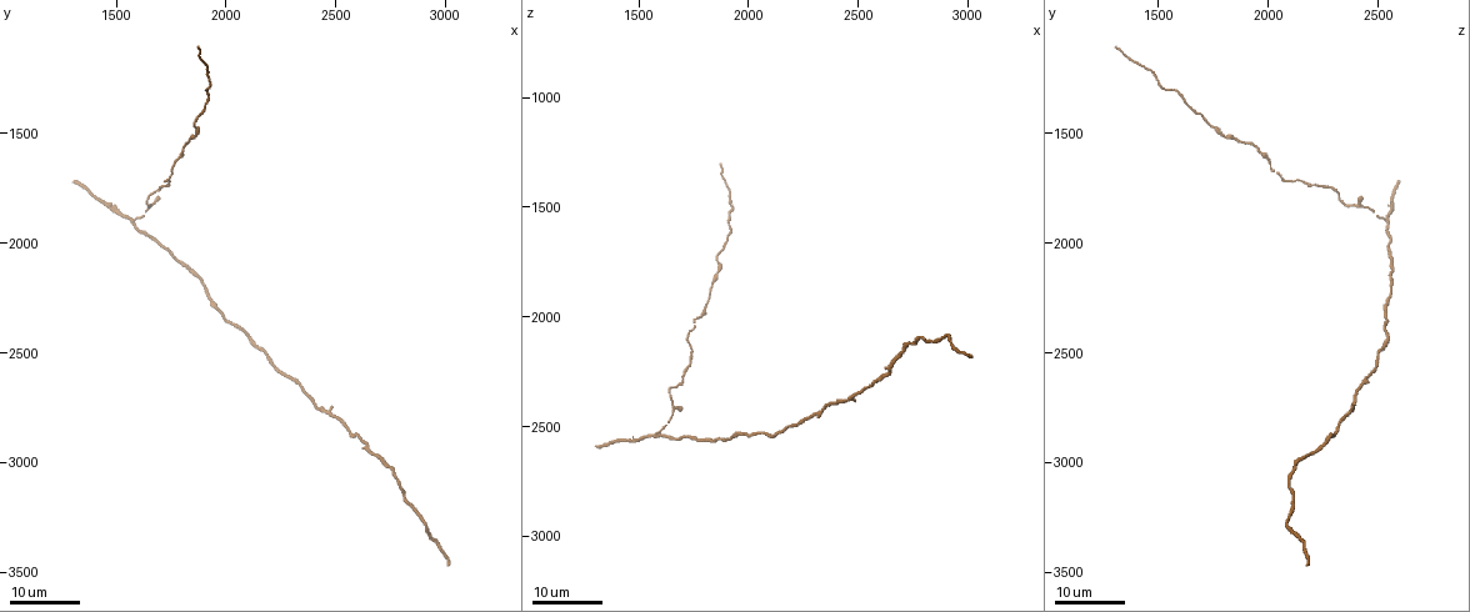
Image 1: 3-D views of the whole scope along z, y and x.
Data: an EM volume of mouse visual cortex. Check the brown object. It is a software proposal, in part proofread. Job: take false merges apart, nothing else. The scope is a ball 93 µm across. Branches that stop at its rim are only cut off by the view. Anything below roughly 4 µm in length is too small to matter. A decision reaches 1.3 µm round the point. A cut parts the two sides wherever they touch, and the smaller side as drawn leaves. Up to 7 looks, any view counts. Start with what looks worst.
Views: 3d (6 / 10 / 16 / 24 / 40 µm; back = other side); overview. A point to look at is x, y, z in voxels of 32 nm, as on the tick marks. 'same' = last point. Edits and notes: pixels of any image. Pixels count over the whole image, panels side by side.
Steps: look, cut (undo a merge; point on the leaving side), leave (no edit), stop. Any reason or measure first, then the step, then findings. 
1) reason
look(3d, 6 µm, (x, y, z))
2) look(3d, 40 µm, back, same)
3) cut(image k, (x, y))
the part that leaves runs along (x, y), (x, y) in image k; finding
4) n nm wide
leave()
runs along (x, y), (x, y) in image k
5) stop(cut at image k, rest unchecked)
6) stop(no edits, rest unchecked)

three-way junction
look(3d, 24 µm, (1580, 1890, 2530))

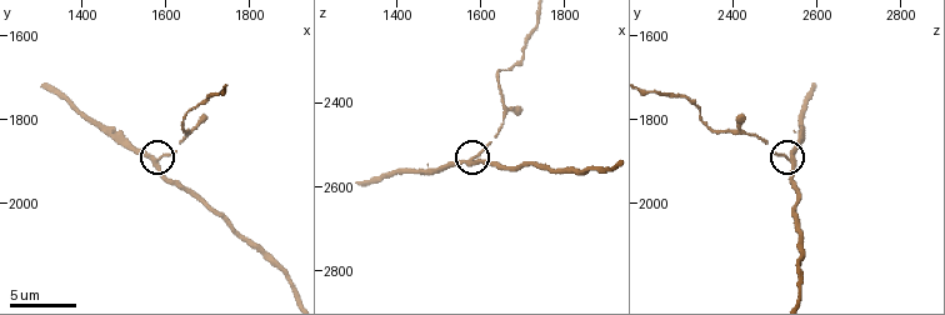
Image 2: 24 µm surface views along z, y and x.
closer look
look(3d, 10 µm, (1580, 1895, 2535))

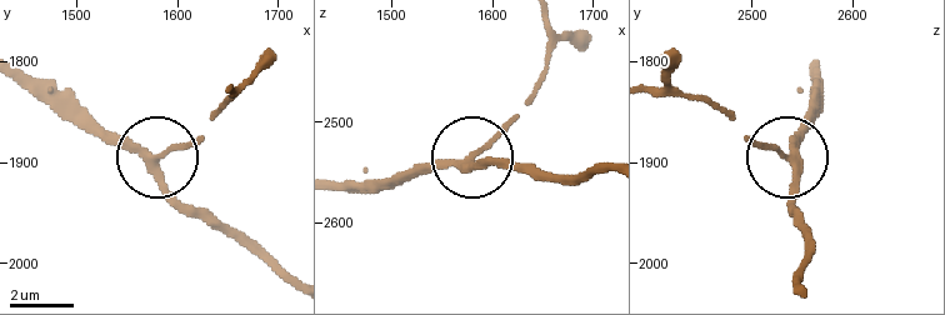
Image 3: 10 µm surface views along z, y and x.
other side
look(3d, 10 µm, back, (1578, 1896, 2536))

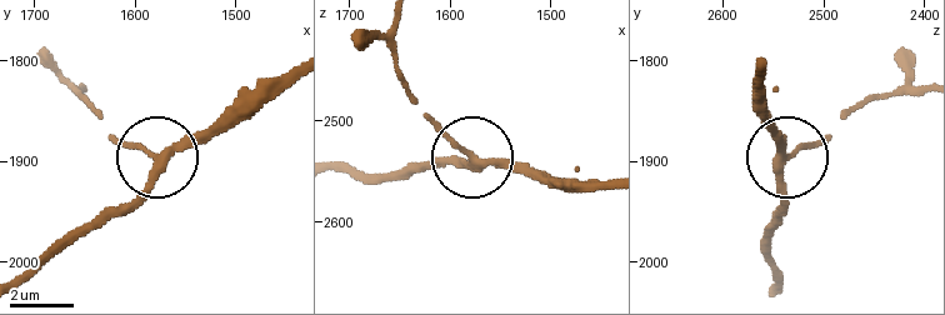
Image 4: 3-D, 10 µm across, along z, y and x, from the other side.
3 arms
leave()
runs along (336, 165), (410, 173), (498, 158), (536, 173) in image 4; continuous, no second neuron

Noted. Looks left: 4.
thick turns thin
look(3d, 16 µm, (1860, 1470, 1750))

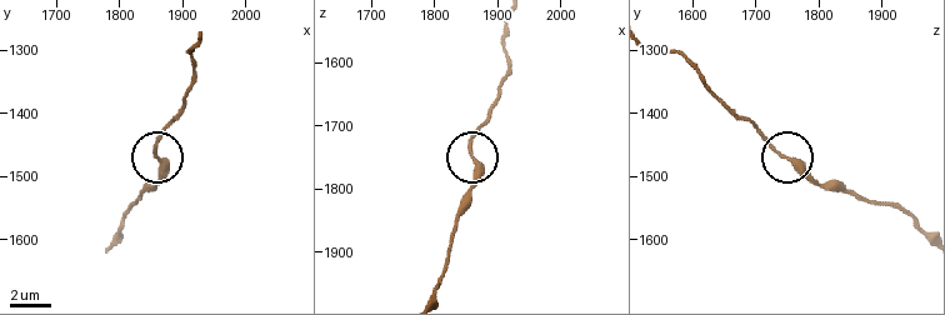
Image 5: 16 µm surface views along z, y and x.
zoom in
look(3d, 6 µm, (1860, 1470, 1755))

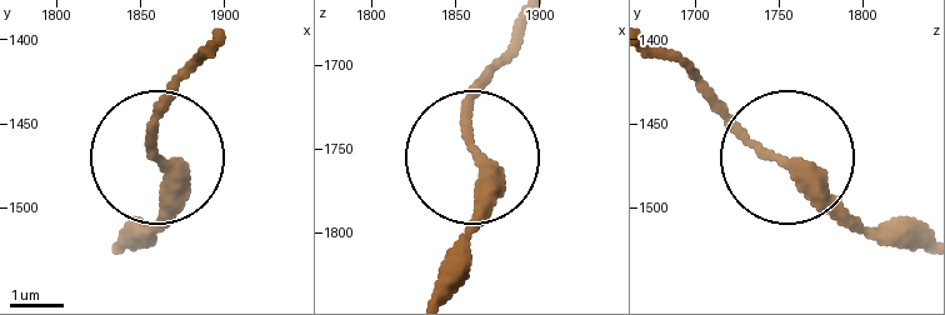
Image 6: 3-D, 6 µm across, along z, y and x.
leave()
continuous, no second neuron

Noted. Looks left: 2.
calibre changes
look(3d, 16 µm, (1760, 1620, 2010))

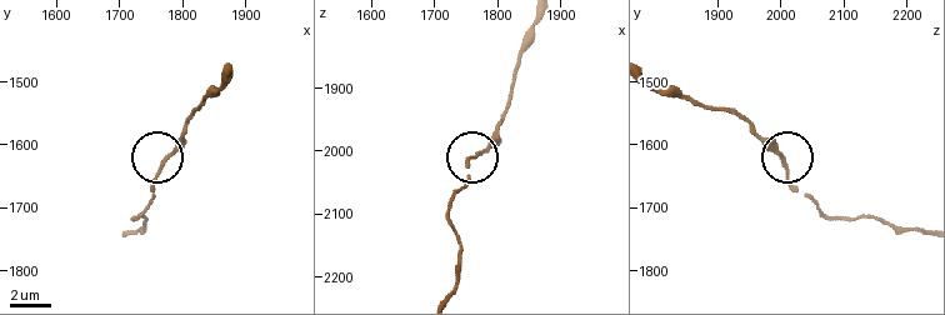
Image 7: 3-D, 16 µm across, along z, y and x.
look(3d, 6 µm, (1775, 1630, 2005))

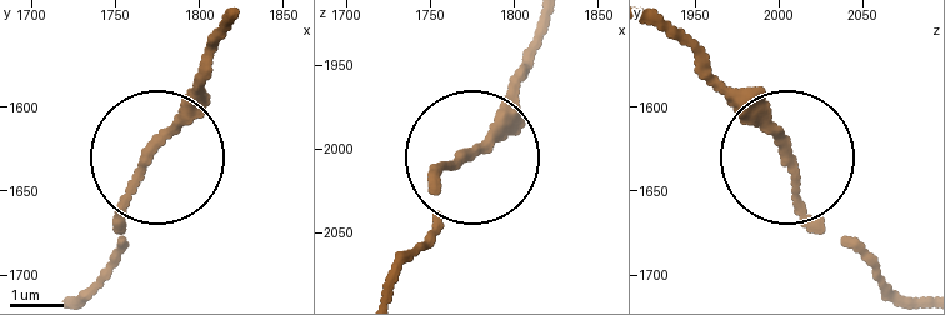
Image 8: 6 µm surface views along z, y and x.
160 nm wide
leave()
runs along (91, 281), (114, 254), (128, 188), (208, 58) in image 8; all the same neuron

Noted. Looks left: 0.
stop(no edits, rest unchecked)

